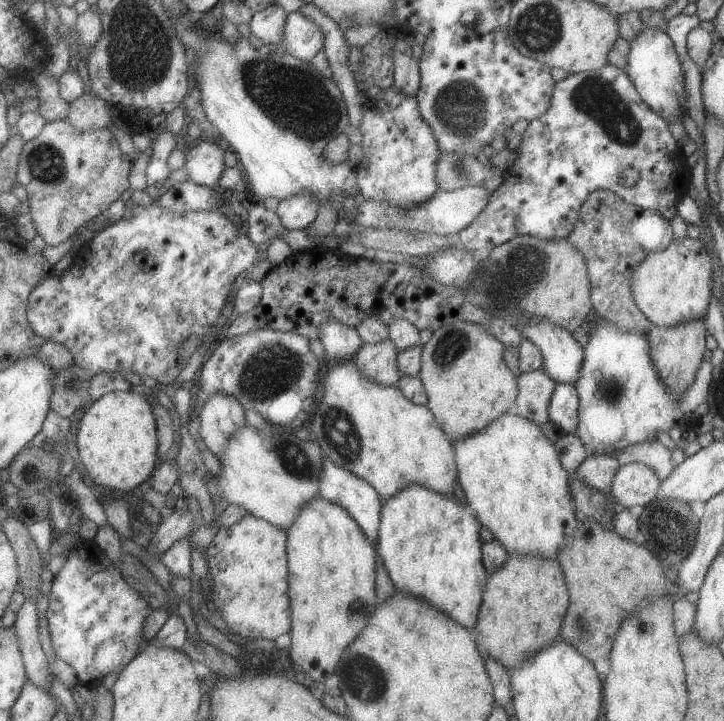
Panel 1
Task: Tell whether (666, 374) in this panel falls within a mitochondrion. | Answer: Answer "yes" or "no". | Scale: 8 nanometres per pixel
no

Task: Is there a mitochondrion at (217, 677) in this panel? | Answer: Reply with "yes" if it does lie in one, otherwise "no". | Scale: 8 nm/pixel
no

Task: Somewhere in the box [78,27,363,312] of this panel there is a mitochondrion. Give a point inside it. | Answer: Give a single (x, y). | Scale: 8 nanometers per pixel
(249, 75)

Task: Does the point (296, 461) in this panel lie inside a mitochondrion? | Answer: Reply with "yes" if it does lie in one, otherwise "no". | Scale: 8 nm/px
yes

